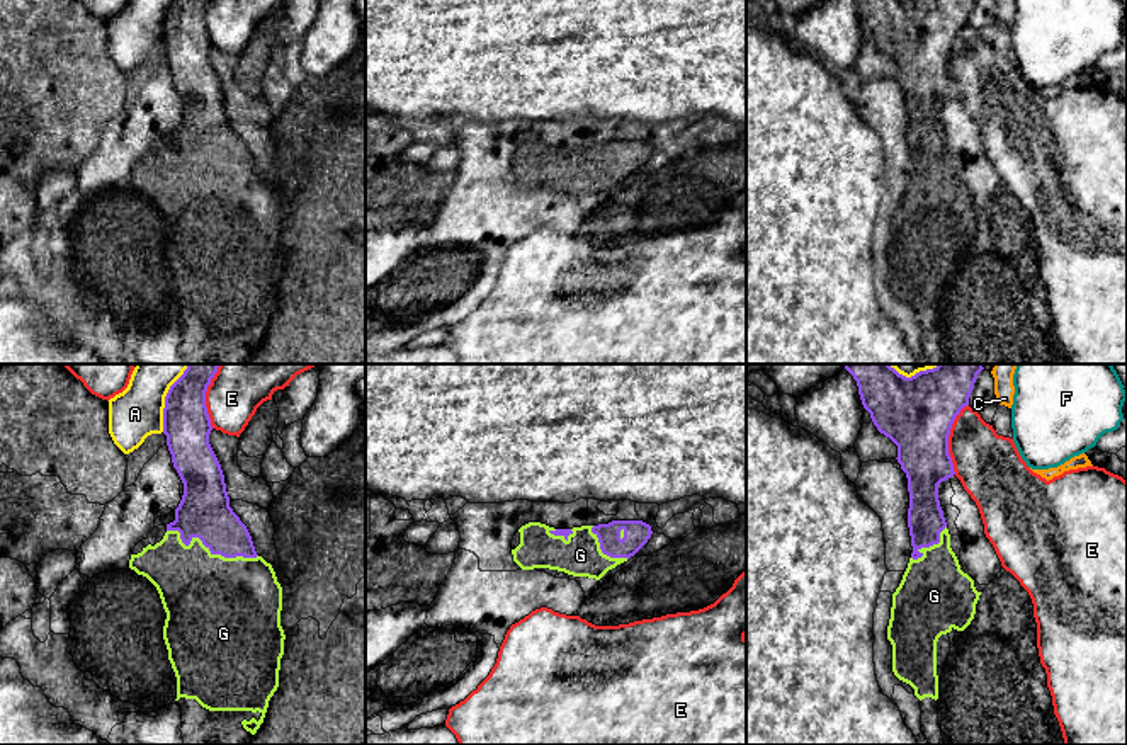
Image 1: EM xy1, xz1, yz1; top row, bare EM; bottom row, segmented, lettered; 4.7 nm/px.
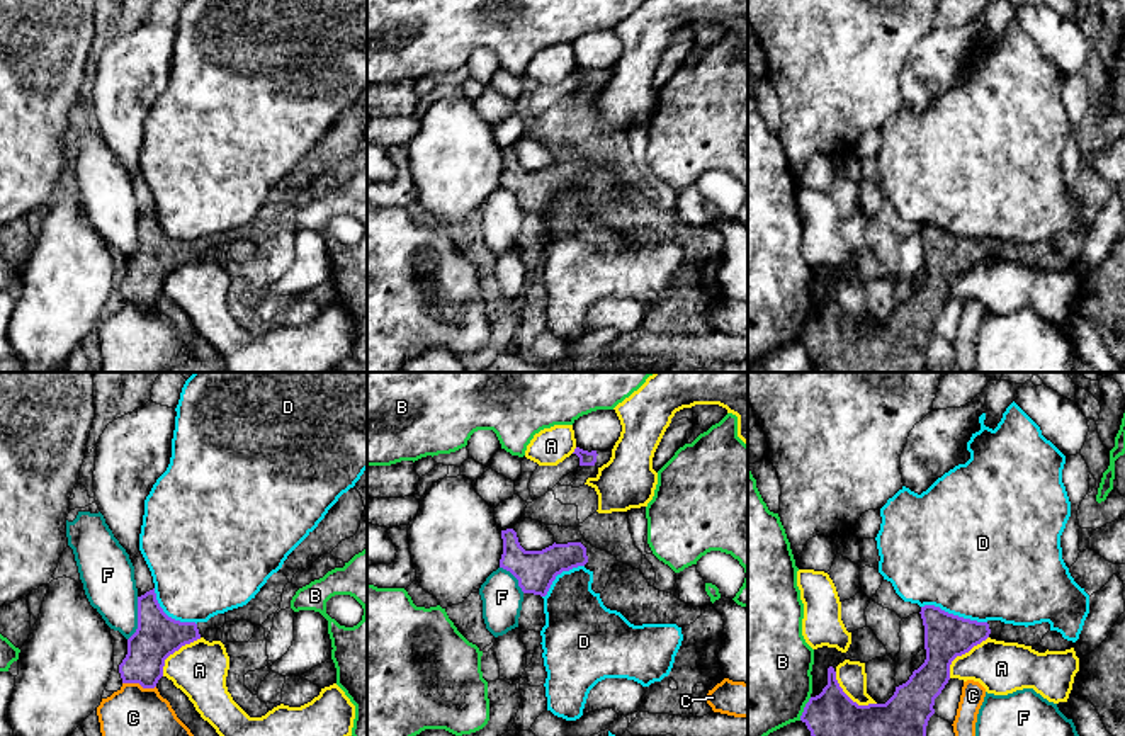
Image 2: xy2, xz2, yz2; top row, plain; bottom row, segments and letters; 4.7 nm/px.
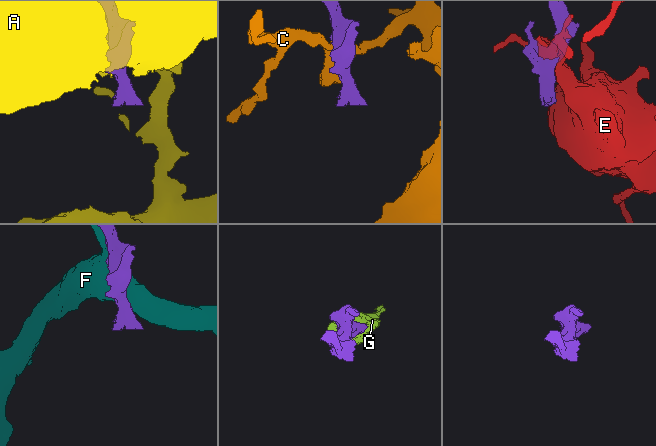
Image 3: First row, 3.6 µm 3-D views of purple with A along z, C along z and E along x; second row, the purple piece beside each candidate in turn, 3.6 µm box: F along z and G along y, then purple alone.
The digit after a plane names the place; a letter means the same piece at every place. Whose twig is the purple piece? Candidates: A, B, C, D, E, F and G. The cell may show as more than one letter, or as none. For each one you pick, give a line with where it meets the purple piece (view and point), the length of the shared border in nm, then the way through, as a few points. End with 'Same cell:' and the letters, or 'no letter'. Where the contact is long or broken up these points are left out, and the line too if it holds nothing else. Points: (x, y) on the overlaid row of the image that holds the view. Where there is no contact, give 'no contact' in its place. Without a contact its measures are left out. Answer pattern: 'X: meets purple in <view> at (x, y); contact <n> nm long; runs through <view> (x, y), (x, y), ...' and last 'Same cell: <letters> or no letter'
G: meets purple in xy1 at (209, 550); contact 460 nm long
Same cell: G

